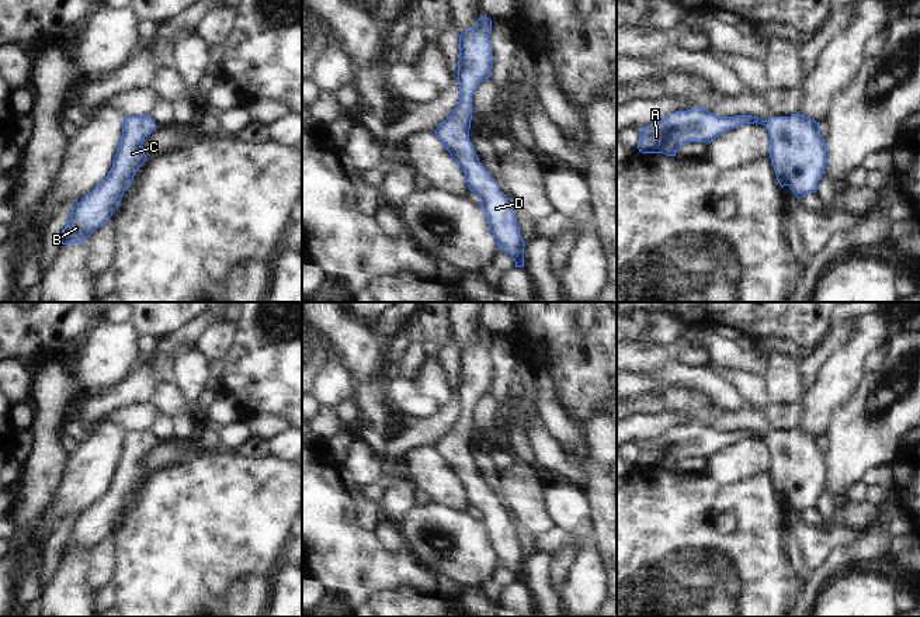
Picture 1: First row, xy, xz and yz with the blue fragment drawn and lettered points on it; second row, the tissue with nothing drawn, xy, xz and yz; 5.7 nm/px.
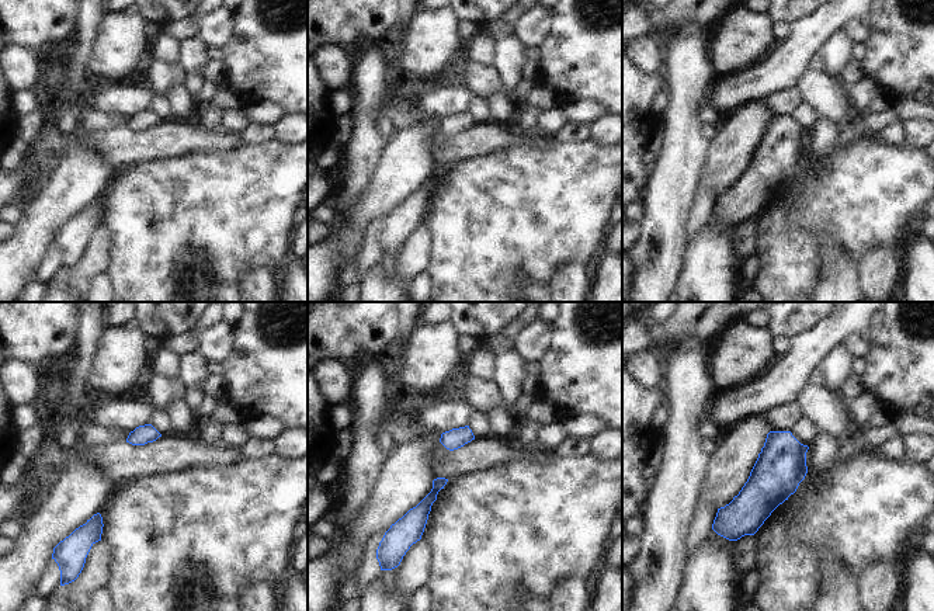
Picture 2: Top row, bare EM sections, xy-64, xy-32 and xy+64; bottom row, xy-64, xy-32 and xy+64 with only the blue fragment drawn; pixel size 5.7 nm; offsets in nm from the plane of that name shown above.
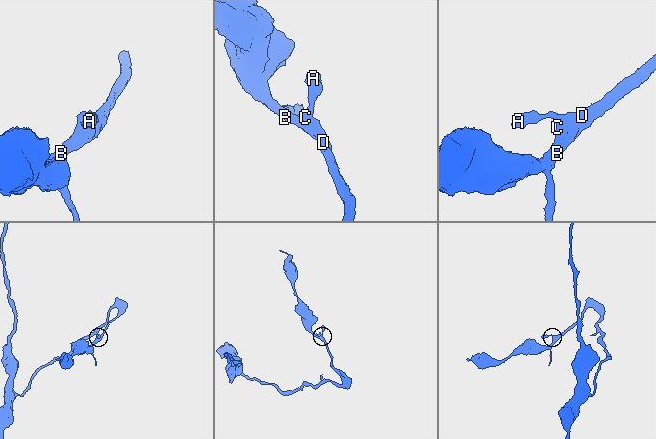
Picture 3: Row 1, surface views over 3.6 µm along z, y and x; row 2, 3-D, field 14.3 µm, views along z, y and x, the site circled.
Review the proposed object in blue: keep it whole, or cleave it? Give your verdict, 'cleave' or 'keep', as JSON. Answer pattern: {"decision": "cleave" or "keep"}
{"decision": "keep"}

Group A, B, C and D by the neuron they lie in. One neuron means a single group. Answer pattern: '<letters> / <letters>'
A B C D

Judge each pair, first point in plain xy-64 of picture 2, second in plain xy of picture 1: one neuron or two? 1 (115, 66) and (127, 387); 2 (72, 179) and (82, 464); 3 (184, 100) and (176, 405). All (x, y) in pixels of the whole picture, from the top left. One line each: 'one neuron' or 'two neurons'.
1: two neurons
2: one neuron
3: two neurons

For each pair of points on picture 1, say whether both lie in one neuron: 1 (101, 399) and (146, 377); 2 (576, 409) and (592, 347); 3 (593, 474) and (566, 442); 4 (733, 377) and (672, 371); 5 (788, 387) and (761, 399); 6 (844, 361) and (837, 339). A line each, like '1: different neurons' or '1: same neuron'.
1: same neuron
2: same neuron
3: different neurons
4: different neurons
5: different neurons
6: different neurons

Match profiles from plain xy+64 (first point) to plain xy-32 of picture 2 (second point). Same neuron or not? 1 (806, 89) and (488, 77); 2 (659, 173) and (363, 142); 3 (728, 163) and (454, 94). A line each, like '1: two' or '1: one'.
1: one
2: one
3: two

